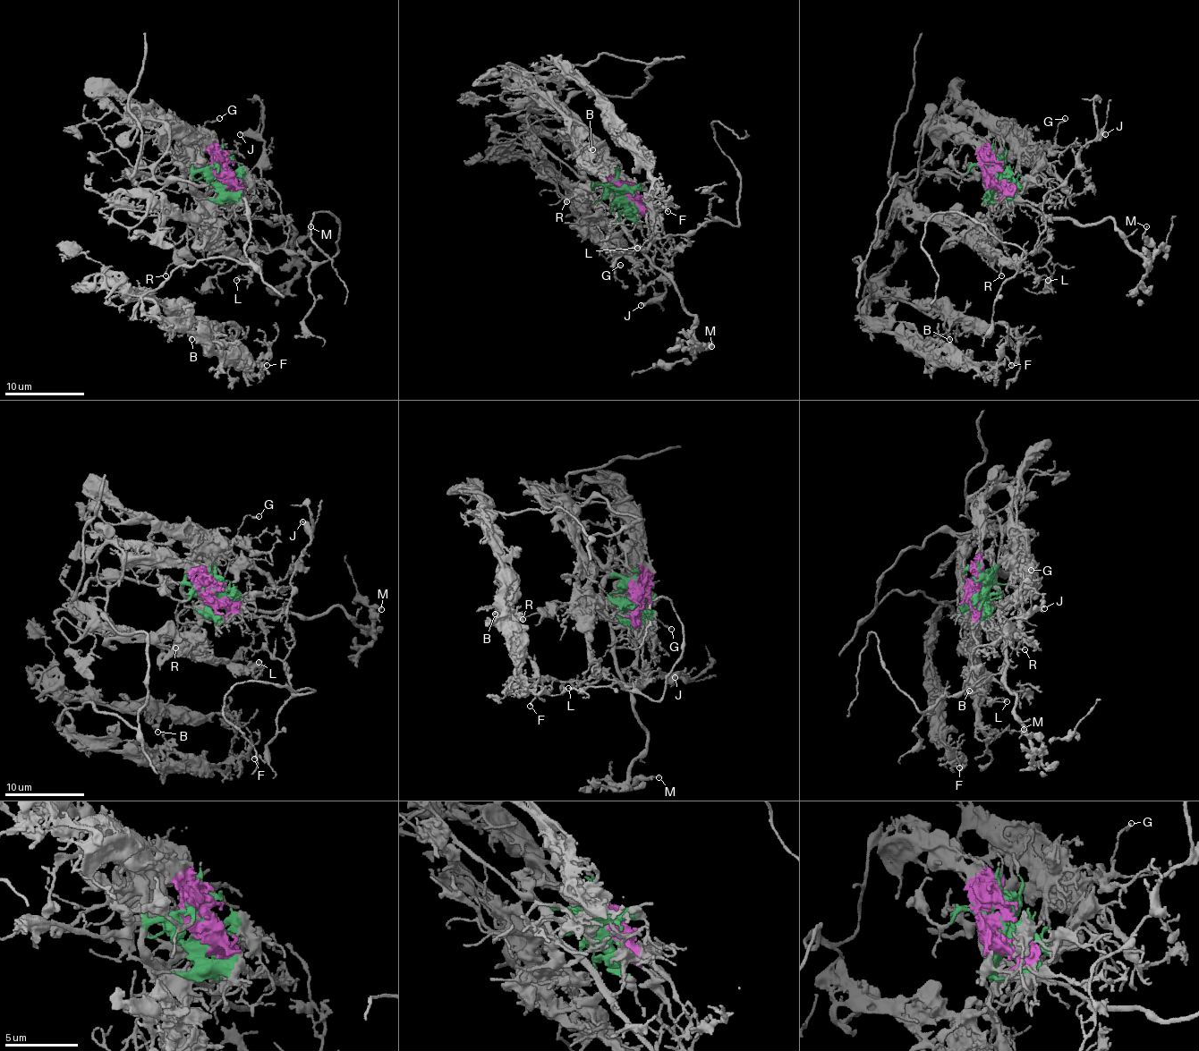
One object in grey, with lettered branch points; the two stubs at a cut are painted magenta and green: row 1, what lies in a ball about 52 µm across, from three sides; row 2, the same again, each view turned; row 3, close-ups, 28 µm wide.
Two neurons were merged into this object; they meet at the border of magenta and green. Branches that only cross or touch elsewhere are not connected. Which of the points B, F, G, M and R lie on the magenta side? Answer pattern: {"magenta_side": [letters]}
{"magenta_side": ["B", "F", "R"]}

